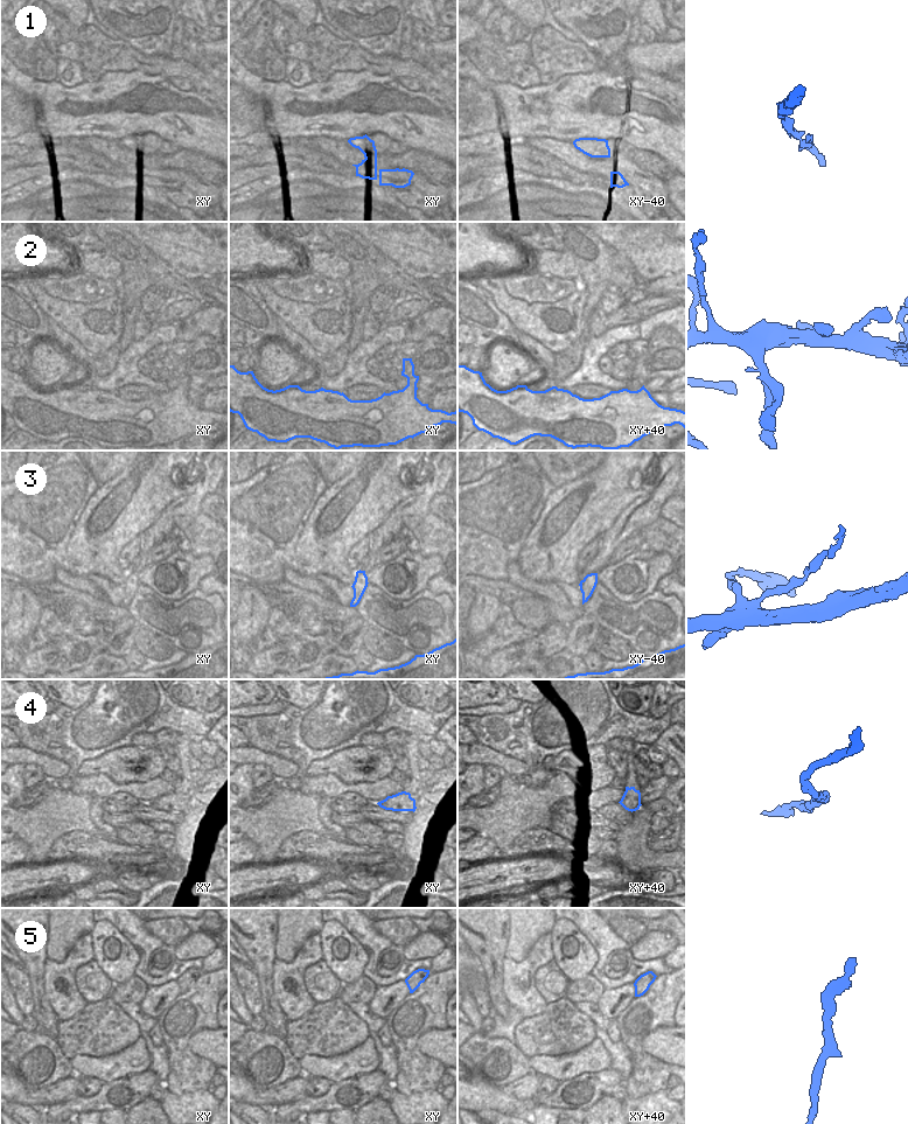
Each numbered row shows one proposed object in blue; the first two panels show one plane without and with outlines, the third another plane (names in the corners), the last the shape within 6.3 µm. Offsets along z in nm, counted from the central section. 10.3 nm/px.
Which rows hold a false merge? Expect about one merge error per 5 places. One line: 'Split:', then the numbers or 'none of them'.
Split: 1.

